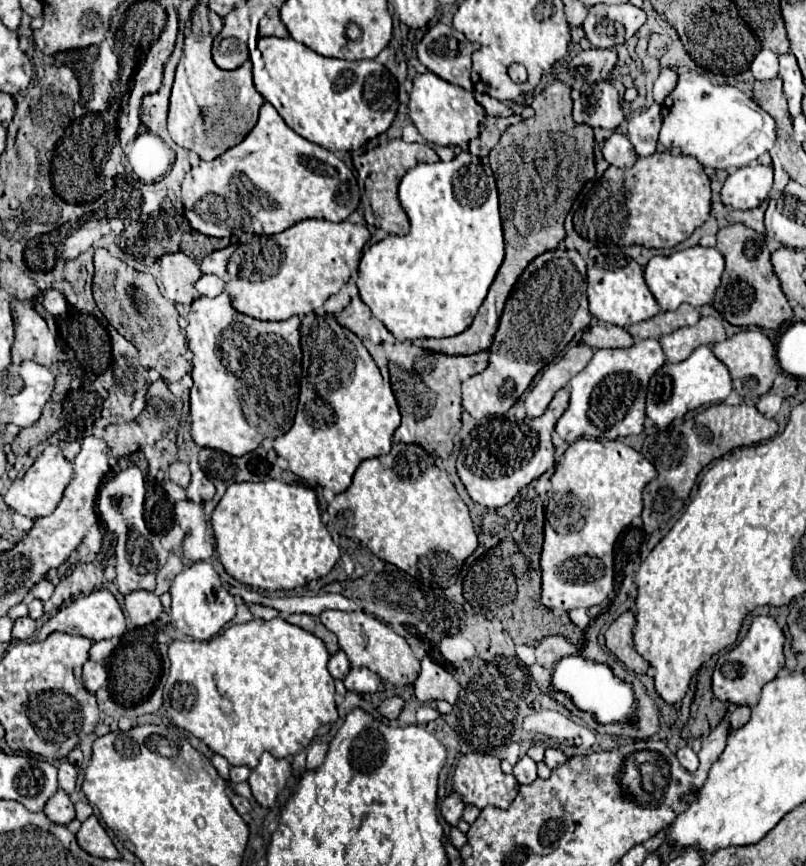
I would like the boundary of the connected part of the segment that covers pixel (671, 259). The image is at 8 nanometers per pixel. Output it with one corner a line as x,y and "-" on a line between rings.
689,247
683,251
677,251
673,255
657,255
653,259
649,259
643,275
647,281
649,291
653,293
655,301
659,303
661,311
675,311
681,303
689,303
693,307
701,307
713,301
715,291
719,287
721,275
723,275
723,255
717,249
709,249
709,247

